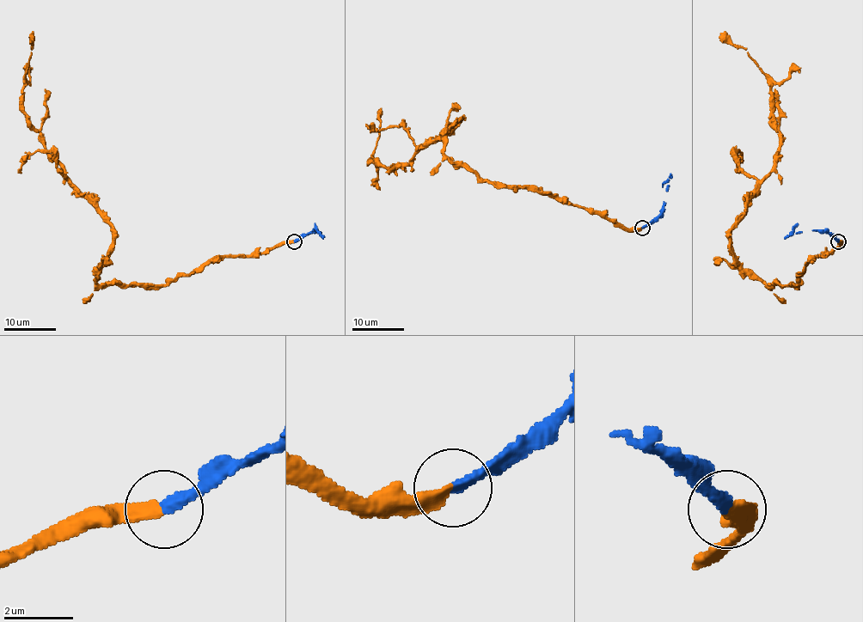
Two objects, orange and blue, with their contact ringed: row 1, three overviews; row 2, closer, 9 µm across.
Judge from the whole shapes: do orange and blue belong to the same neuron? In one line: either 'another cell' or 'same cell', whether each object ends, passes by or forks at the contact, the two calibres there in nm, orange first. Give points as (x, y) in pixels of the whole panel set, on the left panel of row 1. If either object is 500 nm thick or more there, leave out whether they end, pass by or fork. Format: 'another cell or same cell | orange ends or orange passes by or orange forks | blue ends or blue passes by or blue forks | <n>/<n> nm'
same cell | orange ends | blue ends | 320/280 nm

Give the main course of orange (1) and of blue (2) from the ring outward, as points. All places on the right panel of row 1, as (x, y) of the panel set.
1: (838, 241), (796, 284), (763, 283), (735, 256), (731, 226), (774, 165), (780, 135), (770, 79), (719, 36)
2: (838, 241), (823, 230), (792, 233), (785, 239)

